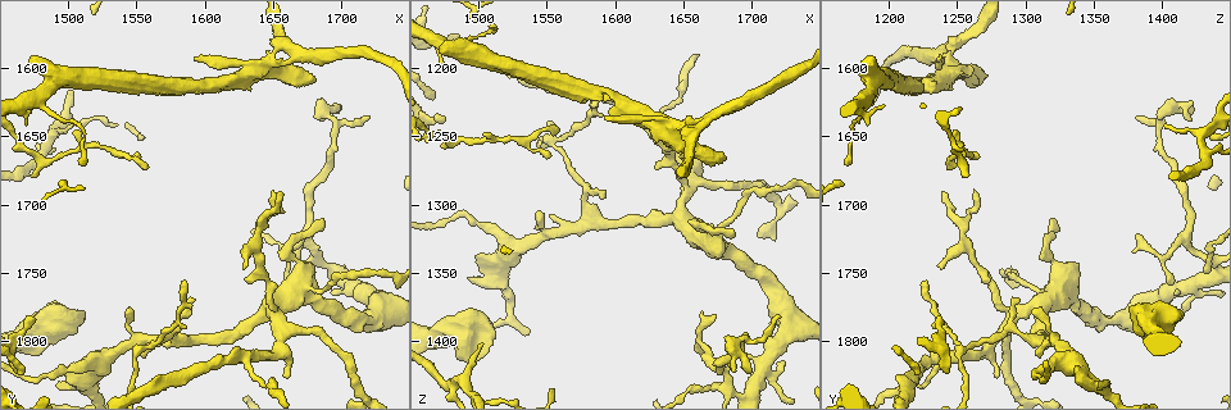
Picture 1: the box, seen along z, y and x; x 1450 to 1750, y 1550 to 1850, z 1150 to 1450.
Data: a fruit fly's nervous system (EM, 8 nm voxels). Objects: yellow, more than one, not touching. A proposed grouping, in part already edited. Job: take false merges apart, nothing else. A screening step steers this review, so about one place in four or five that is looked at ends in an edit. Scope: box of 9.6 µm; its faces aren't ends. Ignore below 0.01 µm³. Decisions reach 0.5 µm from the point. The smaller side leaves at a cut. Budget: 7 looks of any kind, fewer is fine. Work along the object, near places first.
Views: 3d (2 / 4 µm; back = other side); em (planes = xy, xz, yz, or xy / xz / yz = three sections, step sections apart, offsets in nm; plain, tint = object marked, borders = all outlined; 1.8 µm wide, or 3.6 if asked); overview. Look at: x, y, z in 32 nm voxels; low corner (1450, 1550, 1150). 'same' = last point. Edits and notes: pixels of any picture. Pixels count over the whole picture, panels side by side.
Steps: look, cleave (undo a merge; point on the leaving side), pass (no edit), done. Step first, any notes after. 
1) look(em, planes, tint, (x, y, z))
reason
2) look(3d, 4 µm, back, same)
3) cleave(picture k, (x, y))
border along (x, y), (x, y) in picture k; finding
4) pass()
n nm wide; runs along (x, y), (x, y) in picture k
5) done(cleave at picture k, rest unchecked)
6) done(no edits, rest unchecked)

look(em, planes, tint, (1598, 1616, 1218))
calibre changes

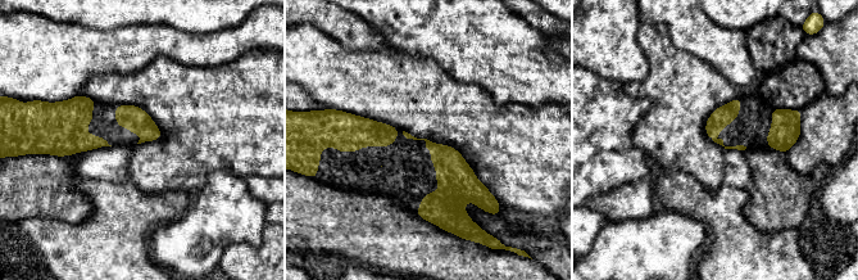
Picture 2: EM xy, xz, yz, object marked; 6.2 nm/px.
pass()
all the same neuron

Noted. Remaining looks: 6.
look(3d, 2 µm, (1478, 1786, 1390))
abrupt turn

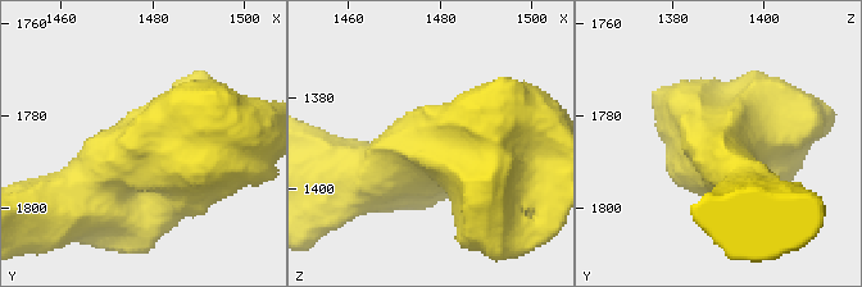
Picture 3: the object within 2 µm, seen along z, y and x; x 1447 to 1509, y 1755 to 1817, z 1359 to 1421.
look(em, xy, step 4, borders, (1479, 1786, 1389))
shape alone is not enough

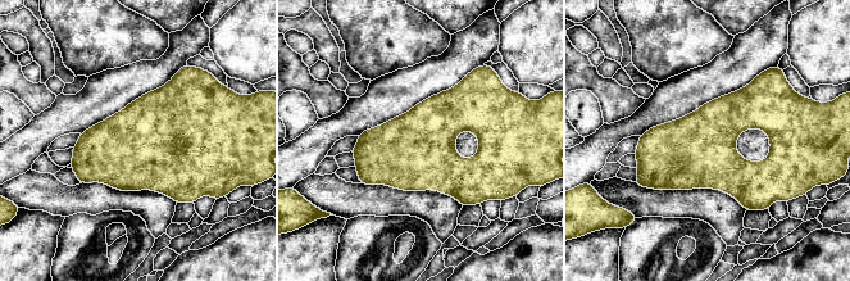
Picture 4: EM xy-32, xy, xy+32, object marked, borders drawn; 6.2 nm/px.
pass()
all the same neuron

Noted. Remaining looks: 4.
look(em, 3.6 µm, xy, step 8, tint, (1682, 1740, 1432))
sharp bend

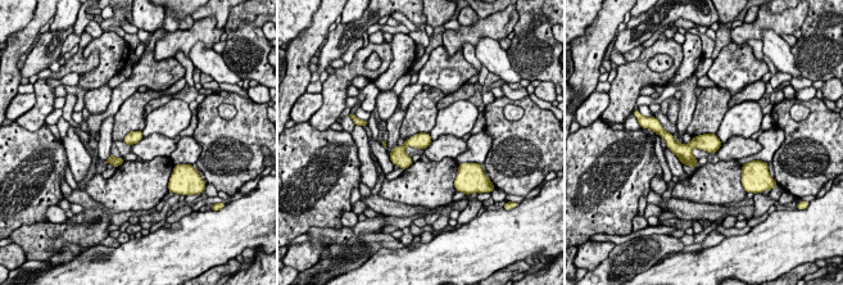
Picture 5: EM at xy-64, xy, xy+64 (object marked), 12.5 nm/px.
pass()
one neuron here

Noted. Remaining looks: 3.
done(no edits, rest unchecked)

